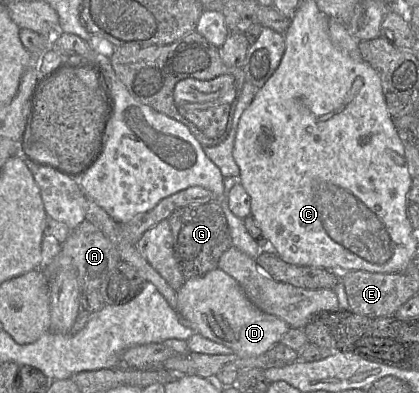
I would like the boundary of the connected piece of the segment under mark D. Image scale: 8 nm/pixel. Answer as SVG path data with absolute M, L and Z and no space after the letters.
M216 268L201 277L186 279L177 291L177 313L182 321L190 326L196 333L231 348L234 354L240 357L257 357L265 355L290 326L282 319L267 314L257 308L246 296L238 282L224 271Z

